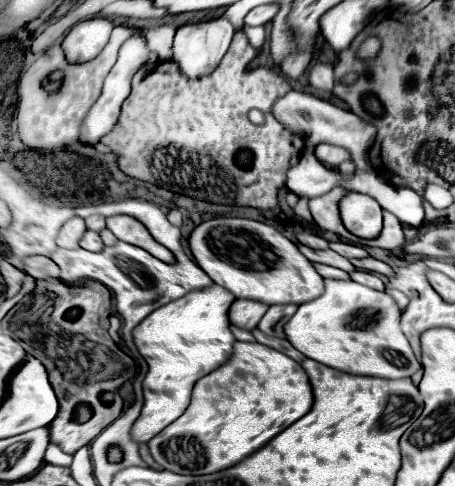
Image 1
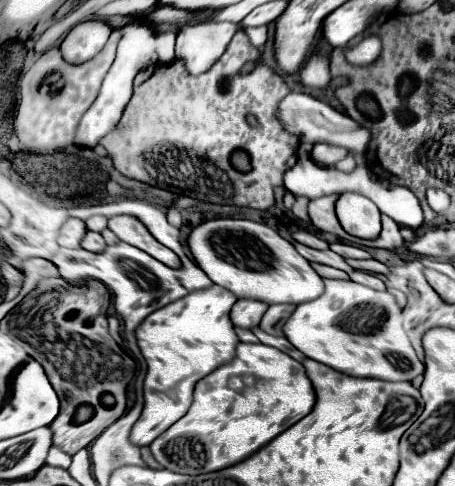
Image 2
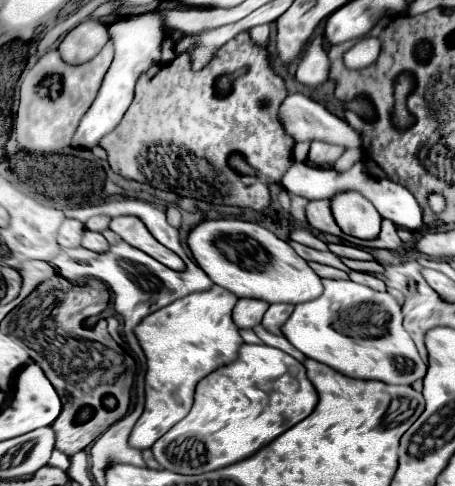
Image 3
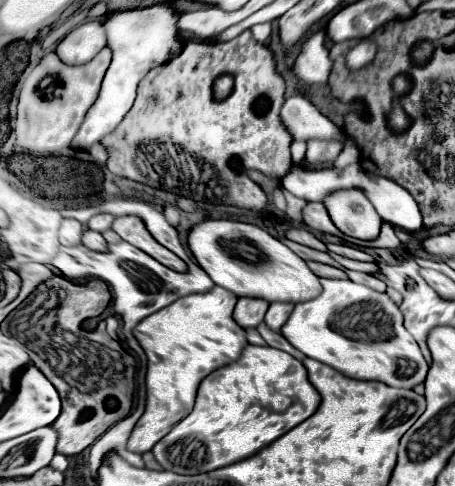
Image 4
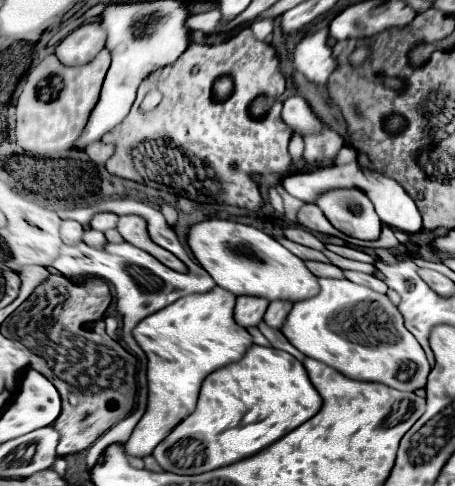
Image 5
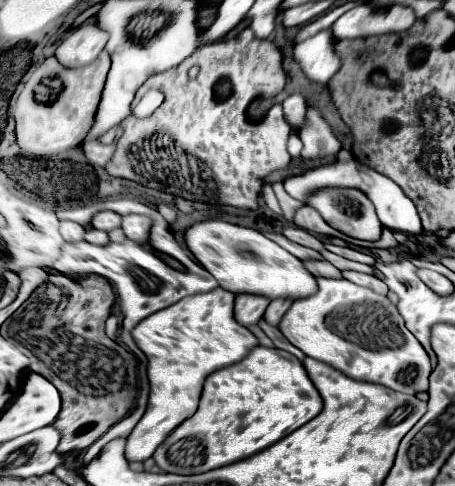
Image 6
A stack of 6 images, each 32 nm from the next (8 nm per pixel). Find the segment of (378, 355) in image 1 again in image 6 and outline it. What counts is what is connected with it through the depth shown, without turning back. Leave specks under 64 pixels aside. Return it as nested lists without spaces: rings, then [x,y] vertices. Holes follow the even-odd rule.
[[[318,278],[318,292],[310,298],[296,300],[278,328],[288,338],[288,342],[300,348],[306,356],[326,362],[328,366],[340,370],[342,374],[354,380],[376,382],[376,384],[382,384],[382,386],[388,386],[392,390],[406,392],[406,394],[428,390],[428,376],[432,372],[428,354],[424,352],[422,344],[412,336],[412,332],[404,326],[404,320],[400,312],[396,310],[396,306],[386,296],[376,294],[374,290],[356,286],[354,282],[348,282],[344,278],[340,280]]]

